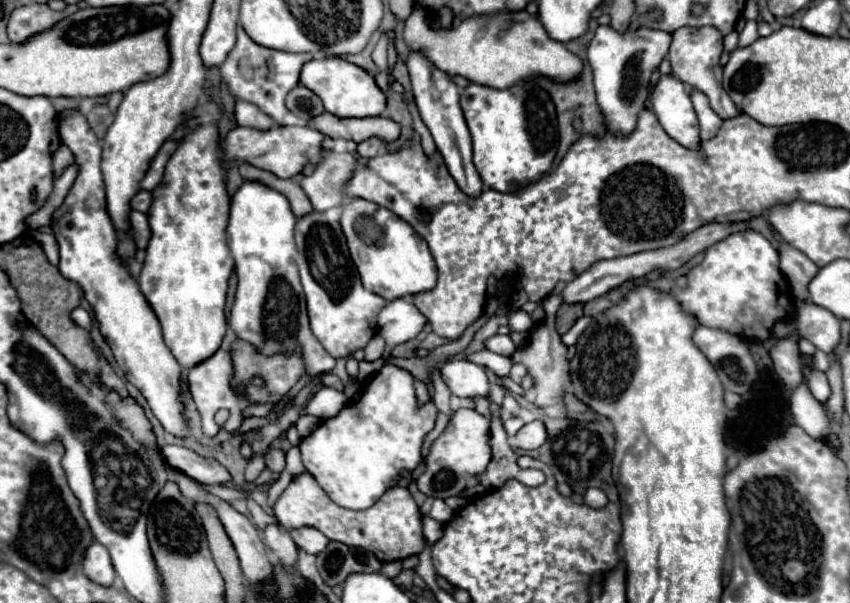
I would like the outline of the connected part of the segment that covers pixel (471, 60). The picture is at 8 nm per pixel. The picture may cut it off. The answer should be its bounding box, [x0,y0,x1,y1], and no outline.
[402,9,582,89]

